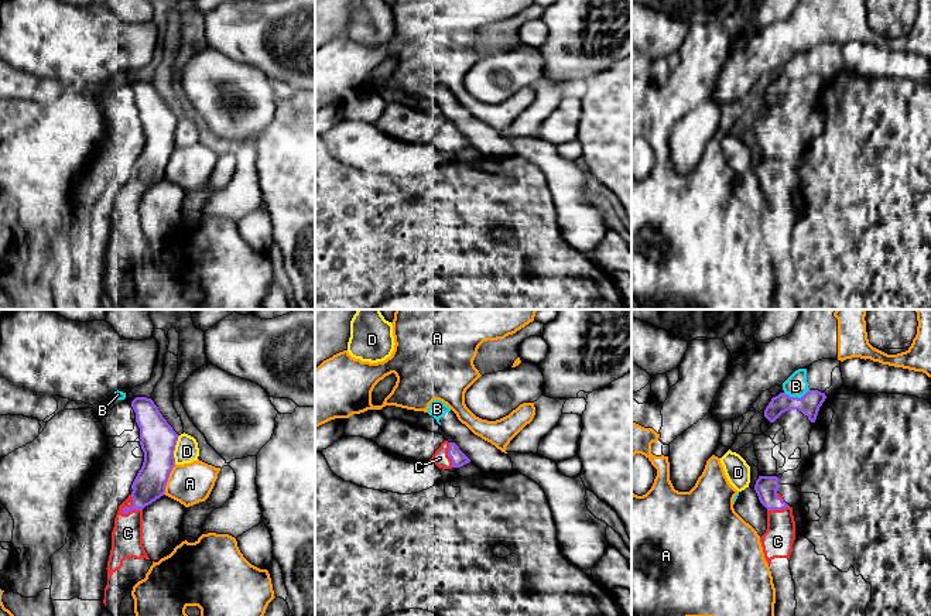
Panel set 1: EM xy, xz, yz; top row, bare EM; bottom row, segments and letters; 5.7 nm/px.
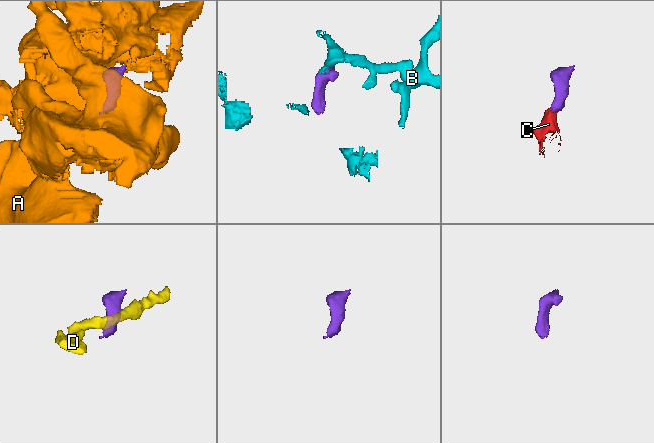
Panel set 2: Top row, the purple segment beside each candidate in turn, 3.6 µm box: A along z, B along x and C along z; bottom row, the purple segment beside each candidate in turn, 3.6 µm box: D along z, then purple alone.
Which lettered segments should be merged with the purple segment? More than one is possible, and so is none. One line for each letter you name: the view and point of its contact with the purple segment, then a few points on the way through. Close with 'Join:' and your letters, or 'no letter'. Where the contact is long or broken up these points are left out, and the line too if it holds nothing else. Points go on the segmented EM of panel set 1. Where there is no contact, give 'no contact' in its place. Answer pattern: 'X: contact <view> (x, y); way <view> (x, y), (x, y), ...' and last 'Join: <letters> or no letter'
C: contact xy (129, 507); way xy (151, 479), (146, 490), (129, 507), (127, 533)
Join: C

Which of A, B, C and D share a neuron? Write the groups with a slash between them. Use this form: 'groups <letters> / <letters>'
groups A / B / C / D

